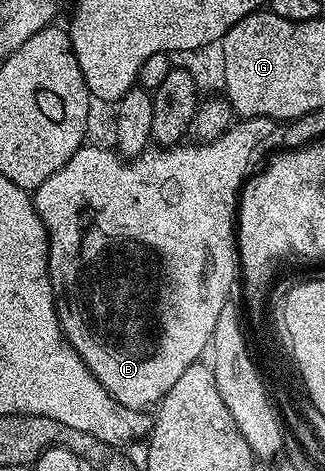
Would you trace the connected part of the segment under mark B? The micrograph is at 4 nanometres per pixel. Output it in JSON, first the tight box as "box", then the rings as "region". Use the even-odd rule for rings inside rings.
{"box":[32,117,276,411],"region":[[[247,117],[235,120],[224,135],[215,141],[205,143],[179,143],[169,147],[147,147],[139,157],[123,159],[113,148],[105,149],[102,145],[83,144],[81,149],[56,171],[44,183],[40,183],[38,189],[33,190],[32,200],[40,219],[46,228],[46,238],[50,240],[50,255],[48,265],[50,267],[50,284],[59,294],[70,293],[74,288],[90,289],[94,294],[90,297],[90,313],[94,318],[90,325],[86,321],[73,321],[72,318],[61,318],[62,331],[70,346],[84,359],[84,363],[96,375],[96,379],[112,394],[119,403],[129,409],[141,409],[150,411],[155,408],[168,391],[188,371],[188,367],[195,364],[201,358],[204,349],[211,344],[210,331],[213,328],[215,317],[220,316],[223,310],[223,298],[229,288],[230,280],[239,280],[240,266],[238,264],[238,238],[236,236],[236,218],[238,215],[238,203],[243,185],[251,176],[250,164],[254,161],[254,152],[266,141],[266,136],[276,129],[275,122],[268,117]]]}

